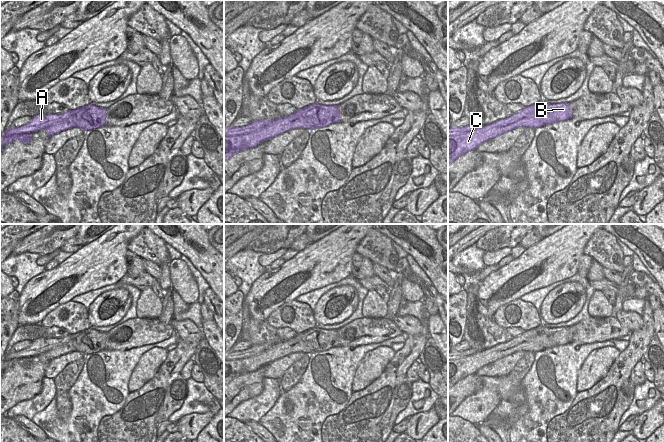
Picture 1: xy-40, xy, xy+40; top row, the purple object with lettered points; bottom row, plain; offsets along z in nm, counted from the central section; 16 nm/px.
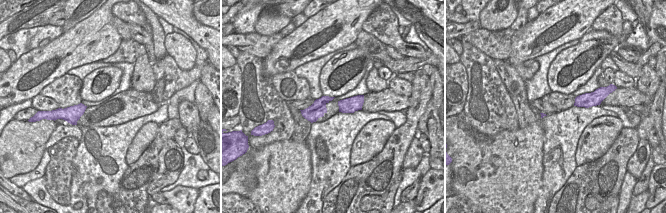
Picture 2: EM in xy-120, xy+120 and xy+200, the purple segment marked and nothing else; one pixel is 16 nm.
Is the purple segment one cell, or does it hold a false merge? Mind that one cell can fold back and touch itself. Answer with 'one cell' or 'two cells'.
two cells

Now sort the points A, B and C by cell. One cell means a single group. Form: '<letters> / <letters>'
A B / C

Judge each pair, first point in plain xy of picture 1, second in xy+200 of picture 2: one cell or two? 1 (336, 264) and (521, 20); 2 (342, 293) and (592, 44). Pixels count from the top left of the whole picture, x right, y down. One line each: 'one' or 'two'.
1: two
2: one

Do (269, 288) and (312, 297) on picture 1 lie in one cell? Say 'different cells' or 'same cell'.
different cells

